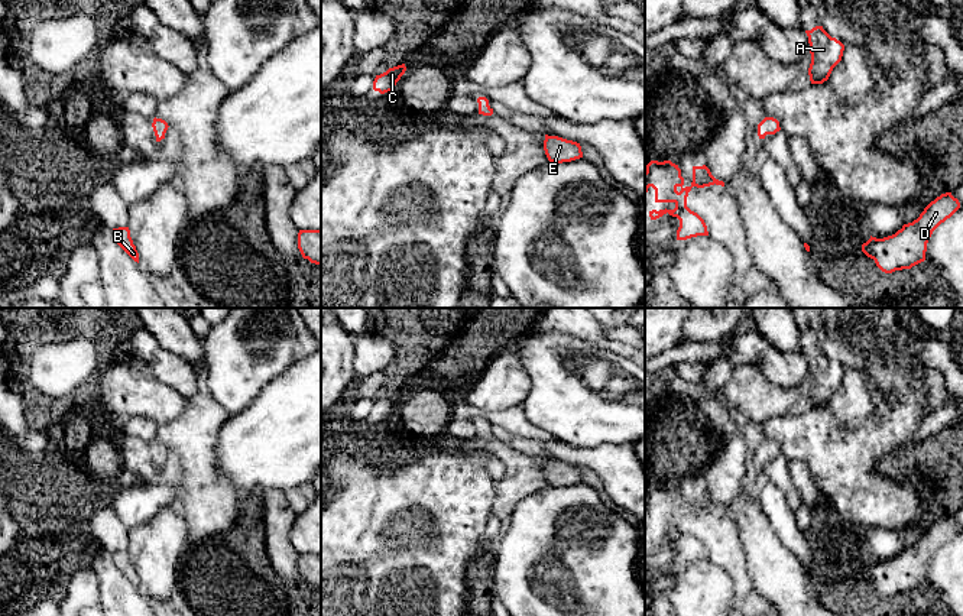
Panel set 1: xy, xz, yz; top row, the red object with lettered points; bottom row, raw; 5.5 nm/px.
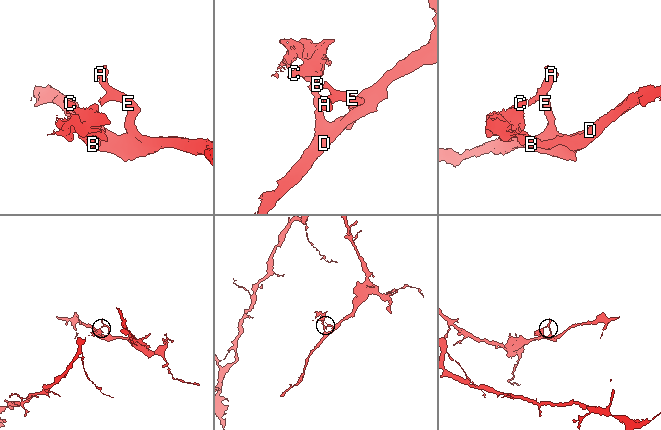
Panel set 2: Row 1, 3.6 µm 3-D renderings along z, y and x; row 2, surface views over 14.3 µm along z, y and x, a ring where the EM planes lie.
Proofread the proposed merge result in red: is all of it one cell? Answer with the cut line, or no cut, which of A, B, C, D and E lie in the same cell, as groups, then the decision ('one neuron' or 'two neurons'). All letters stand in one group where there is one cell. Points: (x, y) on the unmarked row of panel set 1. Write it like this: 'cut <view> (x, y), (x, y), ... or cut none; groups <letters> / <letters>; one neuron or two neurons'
cut none; groups A B C D E; one neuron

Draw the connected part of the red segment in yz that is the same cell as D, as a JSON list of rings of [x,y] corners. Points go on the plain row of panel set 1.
[[[951,516],[941,518],[931,525],[917,544],[904,548],[895,558],[872,561],[862,568],[862,576],[875,584],[885,596],[911,593],[925,584],[927,567],[933,555],[960,532]]]

